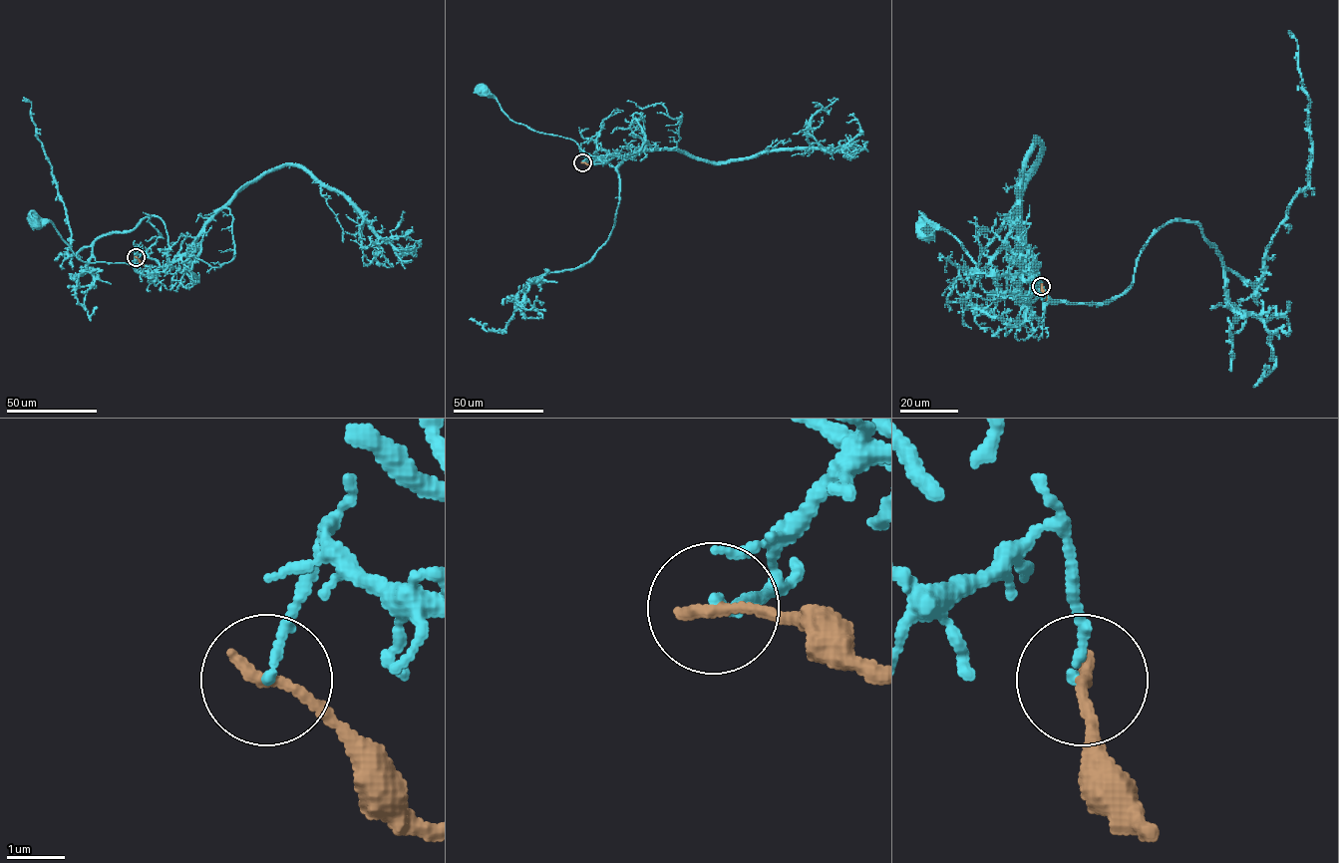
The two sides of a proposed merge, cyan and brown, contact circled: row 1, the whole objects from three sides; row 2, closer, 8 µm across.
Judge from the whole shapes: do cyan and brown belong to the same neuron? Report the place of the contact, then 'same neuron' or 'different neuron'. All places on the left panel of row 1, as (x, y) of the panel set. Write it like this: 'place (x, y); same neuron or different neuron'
place (136, 257); different neuron

